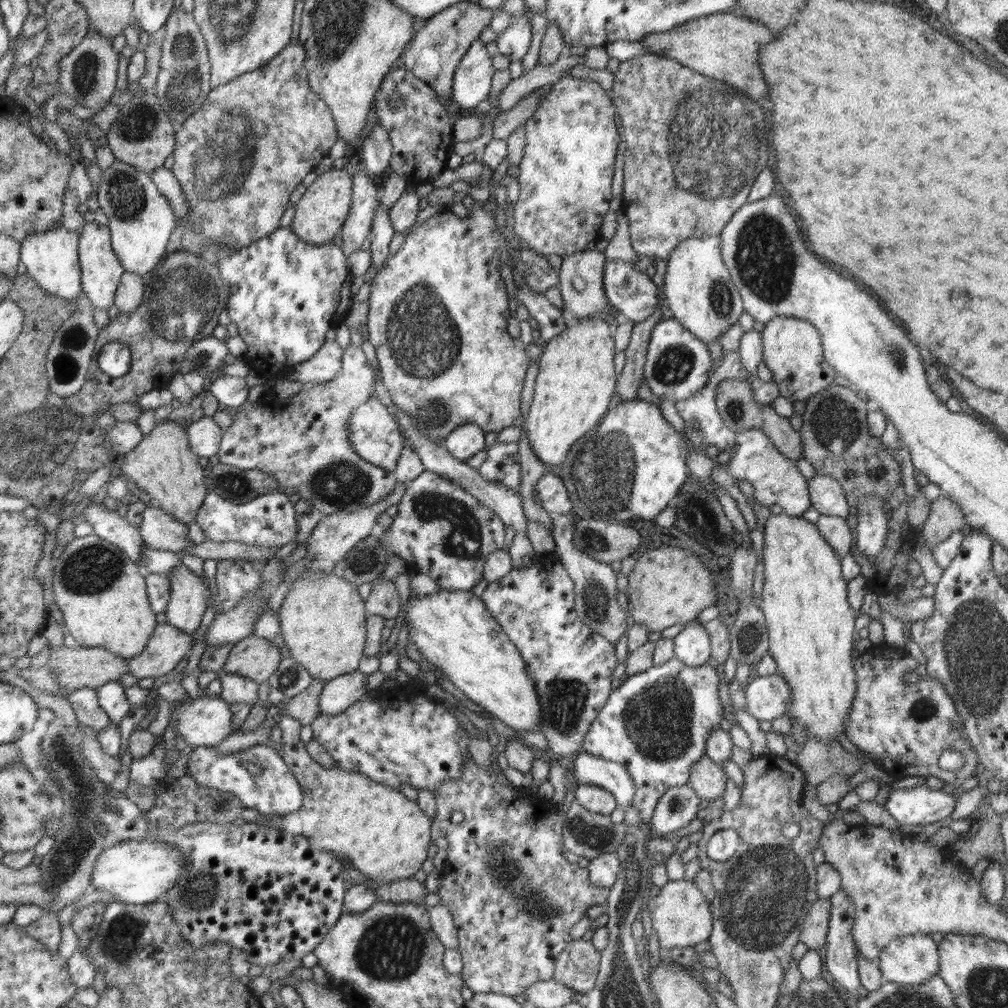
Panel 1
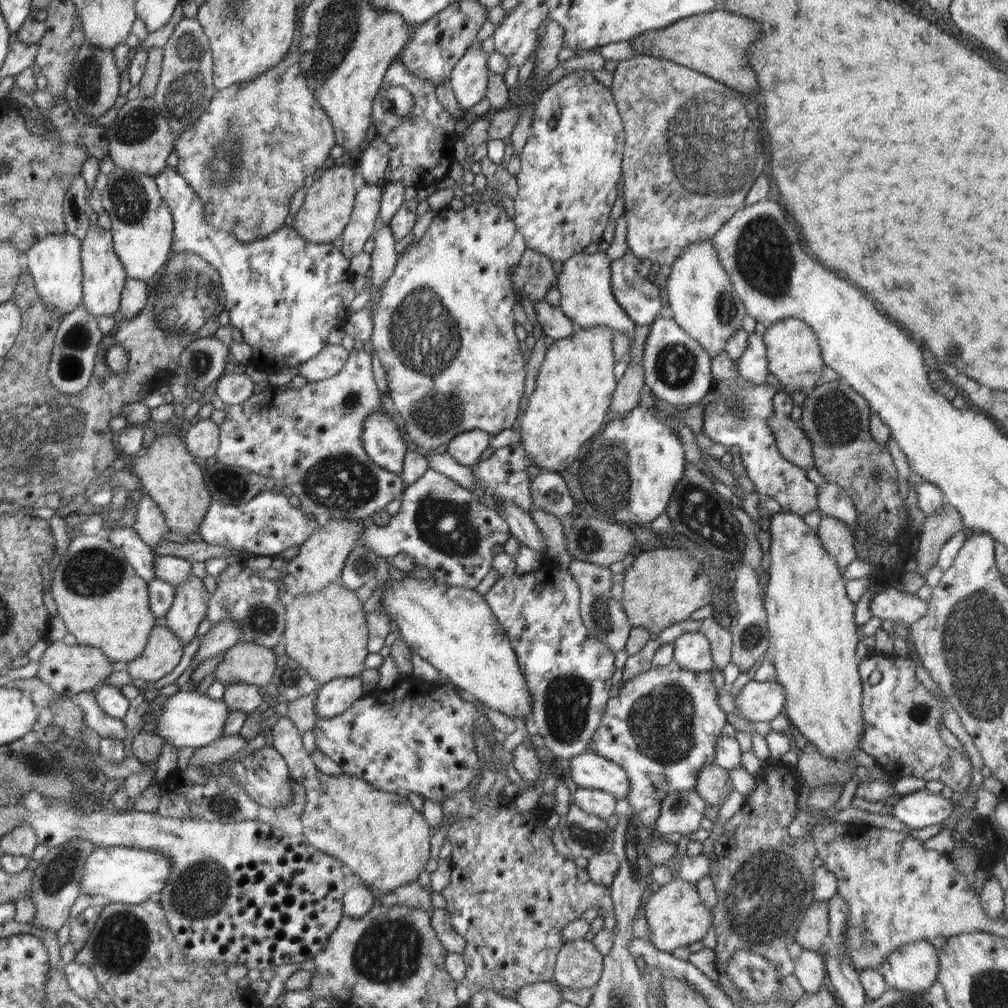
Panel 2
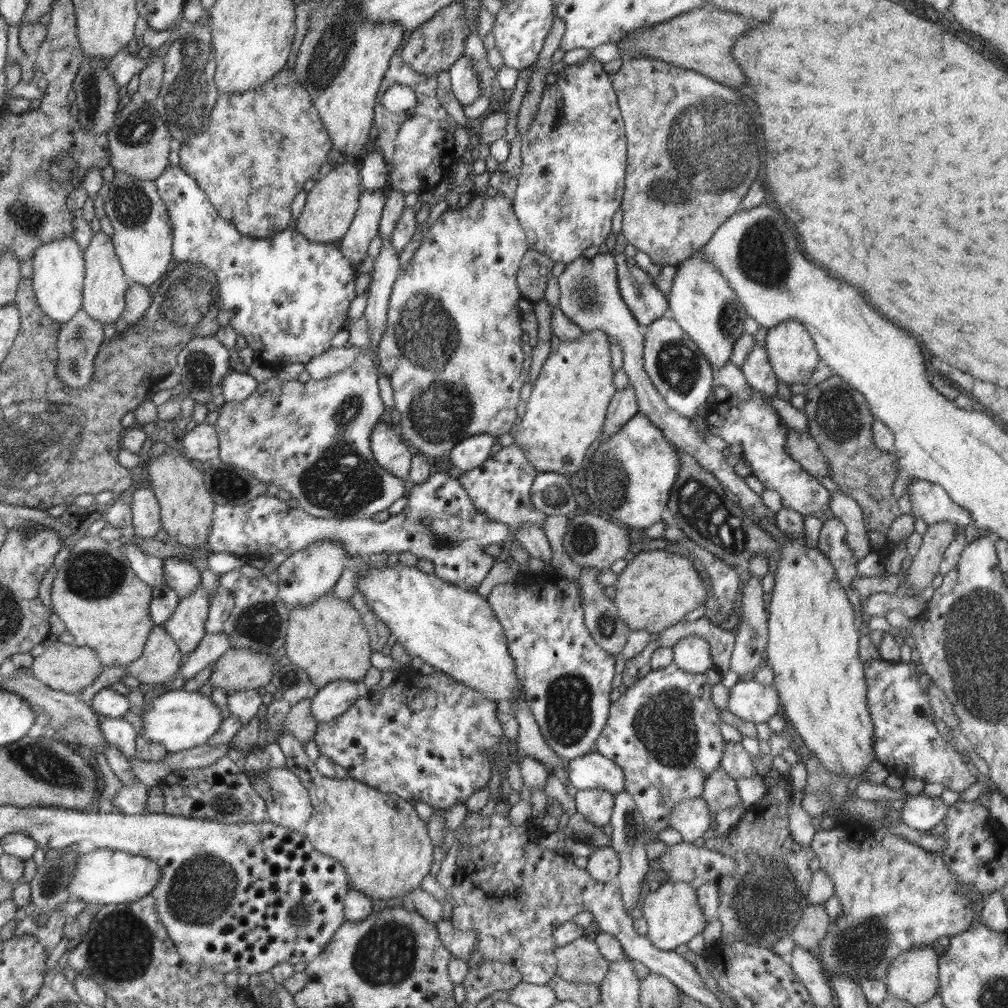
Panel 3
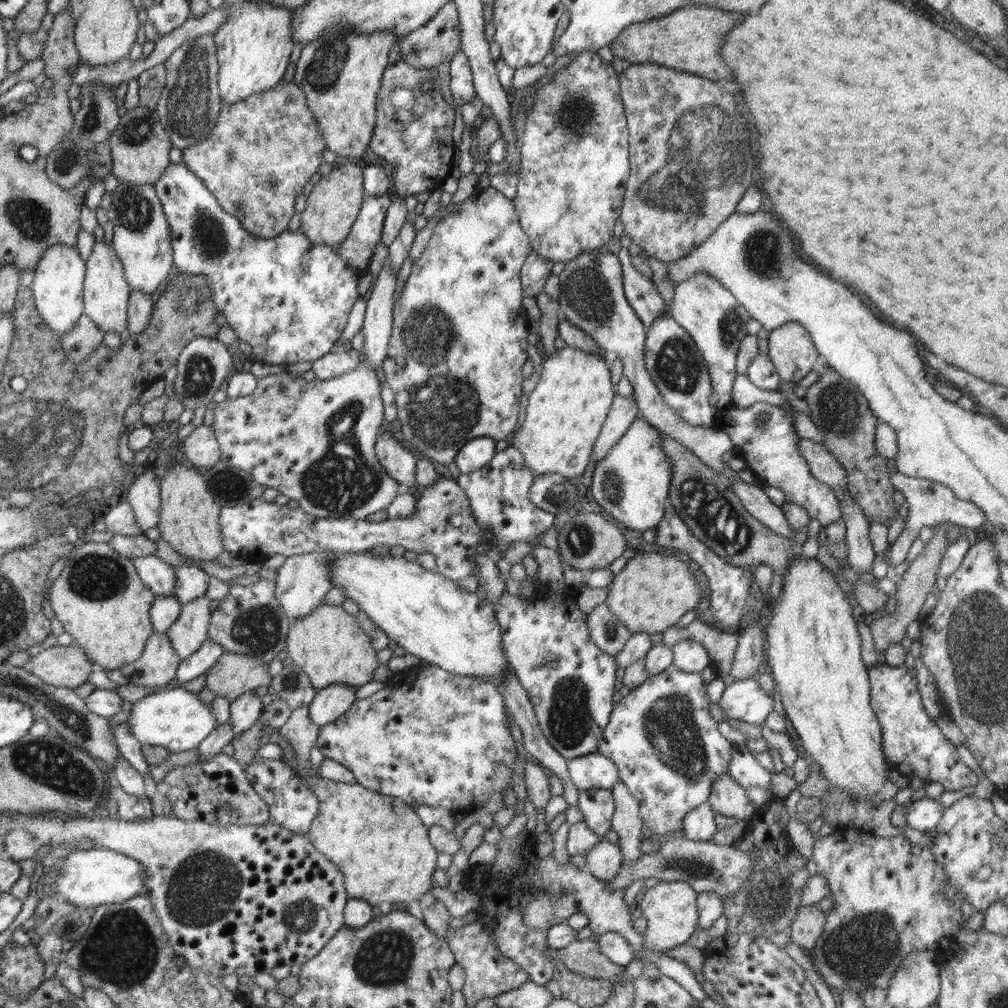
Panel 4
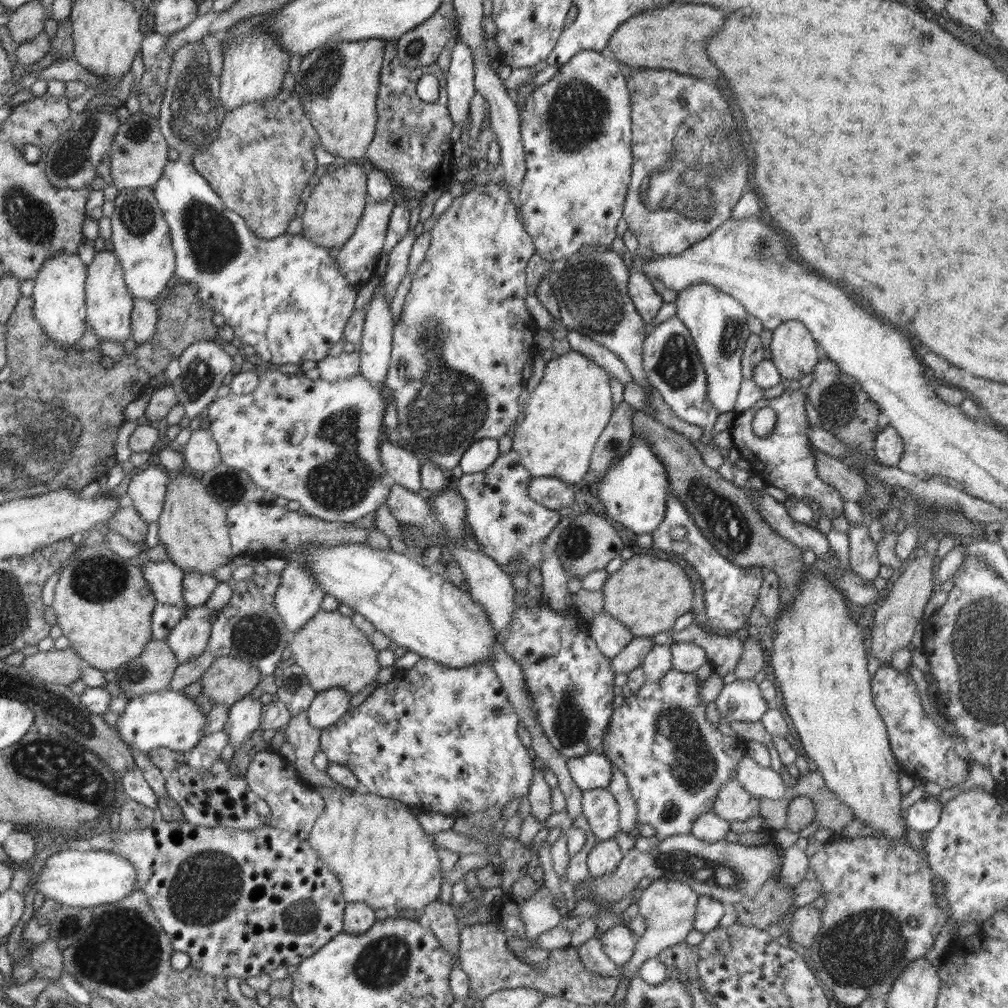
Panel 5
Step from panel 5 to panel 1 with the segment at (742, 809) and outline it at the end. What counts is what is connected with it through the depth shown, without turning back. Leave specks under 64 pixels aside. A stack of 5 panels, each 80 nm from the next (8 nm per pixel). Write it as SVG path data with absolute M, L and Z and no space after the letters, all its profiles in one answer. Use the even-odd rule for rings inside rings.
M702 757L691 766L689 786L701 800L720 800L726 790L725 770L711 758Z

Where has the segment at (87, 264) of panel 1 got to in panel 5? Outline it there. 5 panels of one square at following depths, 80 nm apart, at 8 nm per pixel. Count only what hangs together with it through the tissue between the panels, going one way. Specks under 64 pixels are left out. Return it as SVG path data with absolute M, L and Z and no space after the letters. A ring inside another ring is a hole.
M104 250L96 253L94 260L87 266L85 303L87 324L101 341L115 340L123 344L130 338L133 296L126 286L122 265L112 251Z

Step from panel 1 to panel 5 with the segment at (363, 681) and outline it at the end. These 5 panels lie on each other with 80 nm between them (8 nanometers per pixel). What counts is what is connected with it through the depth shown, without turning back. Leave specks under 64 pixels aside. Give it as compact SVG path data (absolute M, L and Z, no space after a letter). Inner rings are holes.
M340 688L318 693L307 710L309 724L320 730L336 724L351 707L351 698Z

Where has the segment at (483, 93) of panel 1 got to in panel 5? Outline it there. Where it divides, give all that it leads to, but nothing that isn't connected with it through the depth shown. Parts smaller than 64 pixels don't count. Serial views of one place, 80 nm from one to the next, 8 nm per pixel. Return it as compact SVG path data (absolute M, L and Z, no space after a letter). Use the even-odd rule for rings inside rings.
M458 40L453 47L447 74L447 107L455 126L465 128L475 90L475 72L471 48Z

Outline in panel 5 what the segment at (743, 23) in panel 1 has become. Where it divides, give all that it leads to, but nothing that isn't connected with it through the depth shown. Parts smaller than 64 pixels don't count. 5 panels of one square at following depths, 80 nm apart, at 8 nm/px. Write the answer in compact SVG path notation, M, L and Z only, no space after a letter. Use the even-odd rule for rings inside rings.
M670 2L641 12L621 24L604 52L632 68L666 69L680 74L718 78L720 70L716 70L706 56L706 40L722 30L722 24L724 14L712 6L674 6L674 2Z

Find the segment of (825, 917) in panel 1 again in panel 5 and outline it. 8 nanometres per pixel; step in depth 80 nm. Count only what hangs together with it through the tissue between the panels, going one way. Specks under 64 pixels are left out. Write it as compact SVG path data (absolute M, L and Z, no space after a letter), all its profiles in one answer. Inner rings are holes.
M806 905L797 907L790 914L791 929L789 935L793 945L810 948L821 927L821 913L816 907Z

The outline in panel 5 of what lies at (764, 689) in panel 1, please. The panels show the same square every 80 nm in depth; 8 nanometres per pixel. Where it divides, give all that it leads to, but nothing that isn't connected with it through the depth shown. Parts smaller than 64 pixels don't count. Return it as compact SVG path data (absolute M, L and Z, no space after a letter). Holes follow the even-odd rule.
M746 679L724 684L714 704L723 720L738 722L759 722L770 708L762 698L759 685Z

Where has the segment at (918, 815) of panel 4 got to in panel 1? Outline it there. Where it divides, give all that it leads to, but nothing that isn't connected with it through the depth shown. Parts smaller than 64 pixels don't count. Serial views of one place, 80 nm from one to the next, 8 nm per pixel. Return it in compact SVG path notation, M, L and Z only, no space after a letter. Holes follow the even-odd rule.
M926 784L905 787L903 790L890 788L890 798L884 808L899 823L932 824L942 818L948 818L956 807L956 796L942 790L932 790Z

